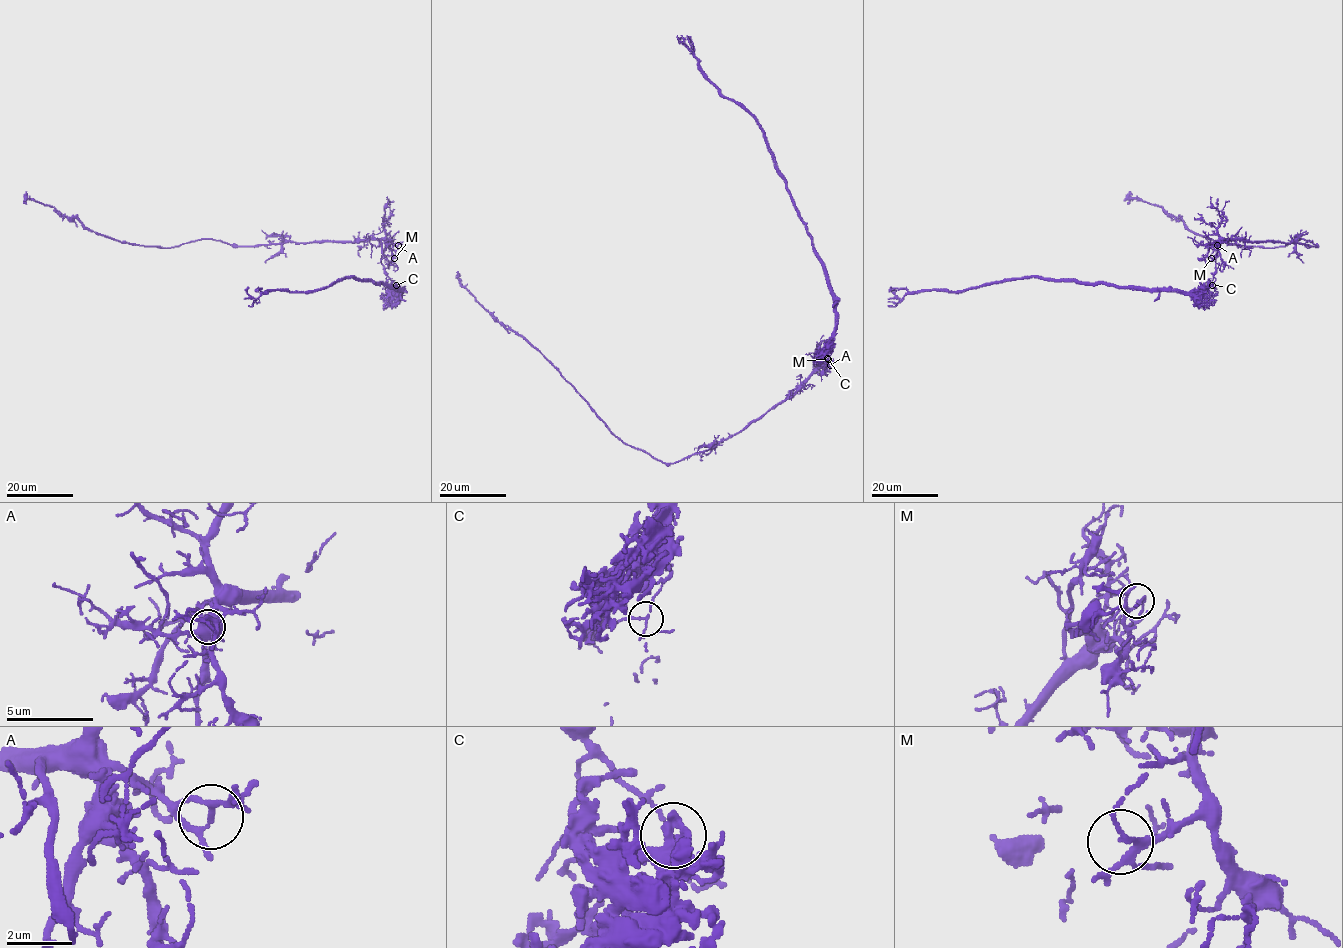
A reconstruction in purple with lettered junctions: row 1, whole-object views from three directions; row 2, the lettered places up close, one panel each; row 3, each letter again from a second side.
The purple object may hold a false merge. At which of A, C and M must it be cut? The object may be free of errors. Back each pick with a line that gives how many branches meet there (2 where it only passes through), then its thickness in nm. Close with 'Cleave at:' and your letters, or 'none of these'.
C: 3 branches meet; 100 nm thick
Cleave at: C

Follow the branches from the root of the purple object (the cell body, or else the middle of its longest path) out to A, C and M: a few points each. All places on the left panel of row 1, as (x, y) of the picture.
A: (371, 240), (388, 240), (398, 245)
C: (371, 240), (386, 242), (381, 264), (384, 272), (395, 285)
M: (371, 240), (384, 240), (395, 251), (394, 258)

